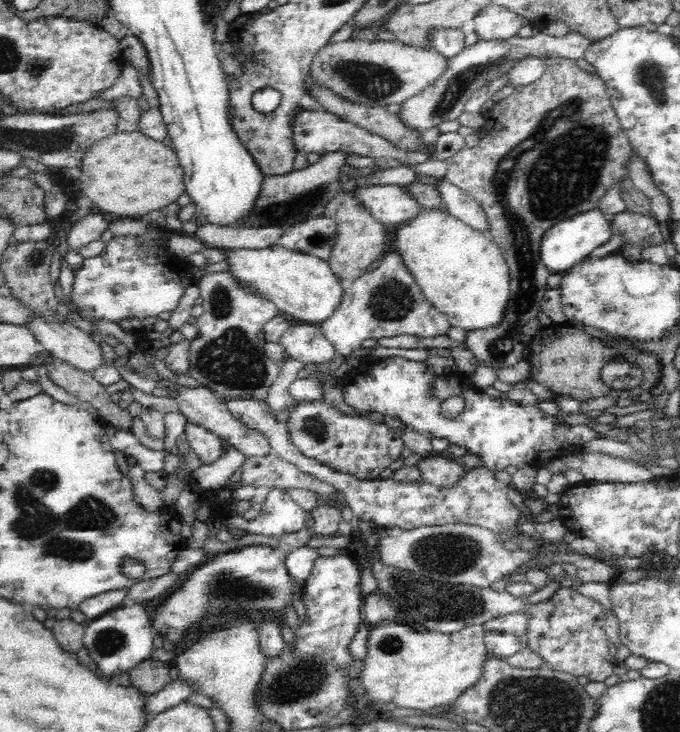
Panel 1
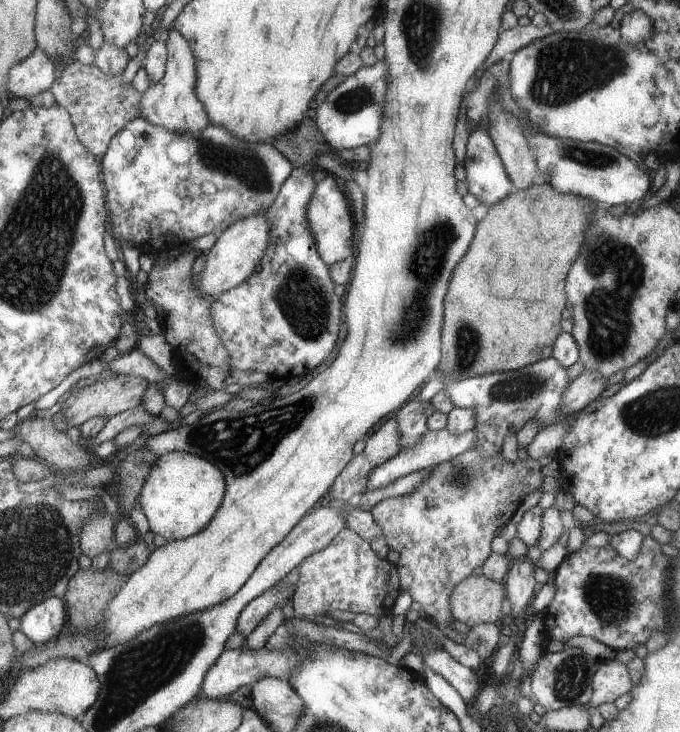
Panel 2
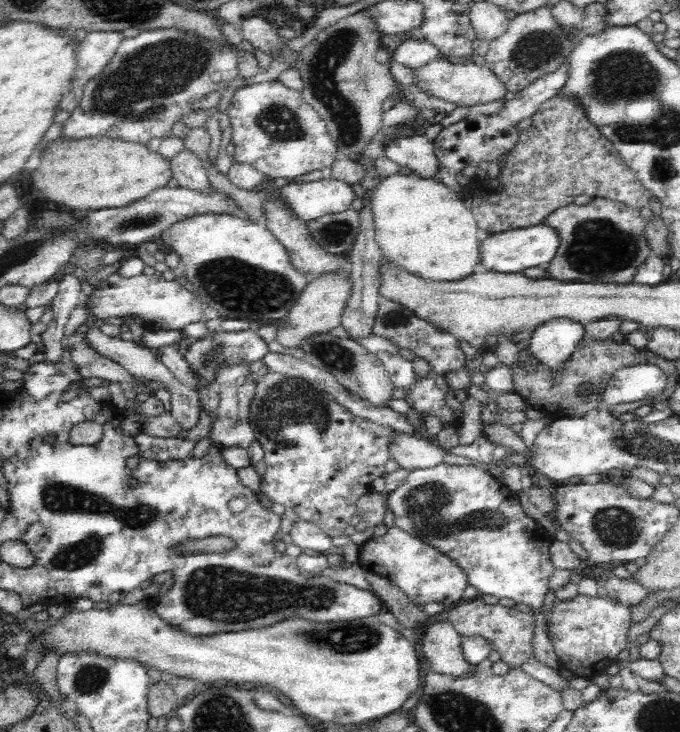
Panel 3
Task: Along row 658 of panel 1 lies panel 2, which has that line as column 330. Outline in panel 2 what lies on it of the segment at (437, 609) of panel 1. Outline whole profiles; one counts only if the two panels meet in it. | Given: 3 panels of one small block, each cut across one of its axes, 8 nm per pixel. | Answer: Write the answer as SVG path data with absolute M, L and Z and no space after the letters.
M349 526L337 534L329 548L309 556L301 566L301 580L297 584L293 600L293 612L297 616L329 616L331 612L373 614L389 620L395 600L403 592L401 574L395 564L381 560L369 540L359 536Z

